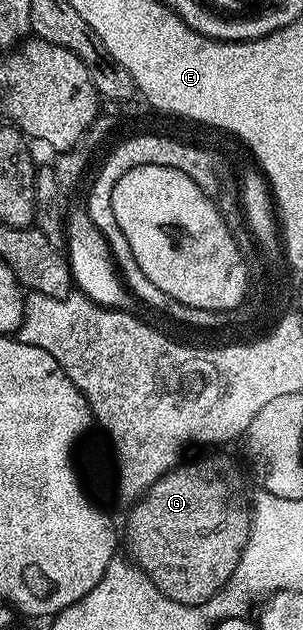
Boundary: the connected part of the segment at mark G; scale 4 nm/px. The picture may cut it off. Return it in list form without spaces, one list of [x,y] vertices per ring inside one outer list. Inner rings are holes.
[[[202,456],[199,460],[189,460],[164,474],[131,507],[134,509],[126,520],[124,548],[126,544],[130,551],[129,559],[141,572],[148,574],[160,594],[172,598],[172,602],[197,606],[206,604],[232,578],[250,537],[252,496],[246,493],[246,480],[236,461],[226,456],[214,456],[211,460]]]

